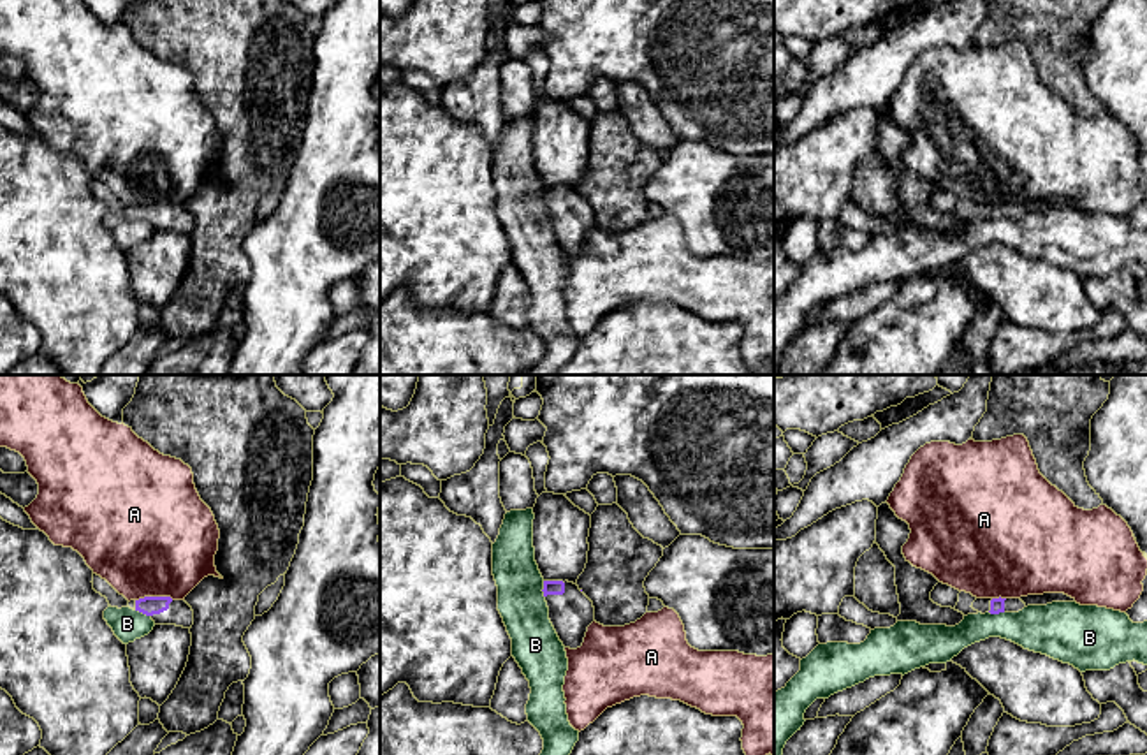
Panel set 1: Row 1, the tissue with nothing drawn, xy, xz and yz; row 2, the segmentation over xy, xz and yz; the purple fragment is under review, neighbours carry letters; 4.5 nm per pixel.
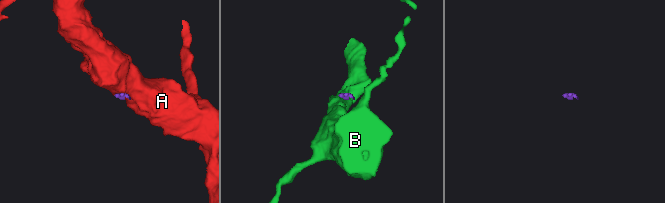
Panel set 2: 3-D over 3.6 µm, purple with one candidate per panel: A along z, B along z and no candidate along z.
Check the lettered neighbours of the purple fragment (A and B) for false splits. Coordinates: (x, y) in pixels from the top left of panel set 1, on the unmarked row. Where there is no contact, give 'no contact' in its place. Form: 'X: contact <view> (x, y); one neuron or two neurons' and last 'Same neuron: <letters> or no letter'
A: contact xy (153, 203); two neurons
B: contact xz (542, 196); two neurons
Same neuron: no letter

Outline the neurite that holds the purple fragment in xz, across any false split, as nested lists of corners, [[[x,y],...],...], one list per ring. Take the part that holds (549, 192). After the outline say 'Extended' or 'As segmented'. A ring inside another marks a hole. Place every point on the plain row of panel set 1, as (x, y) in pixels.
[[[544,187],[549,225],[565,253],[582,252],[588,232],[595,227],[593,208],[568,187]]]. Extended

